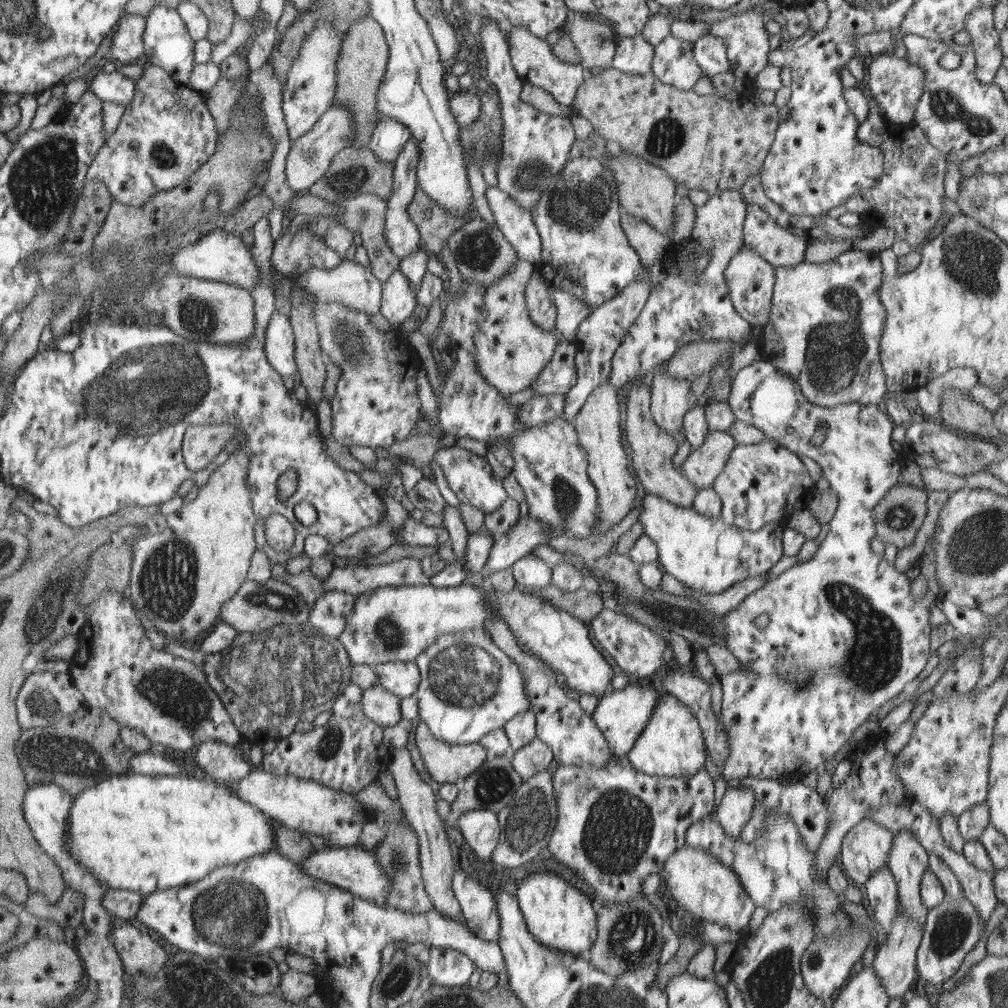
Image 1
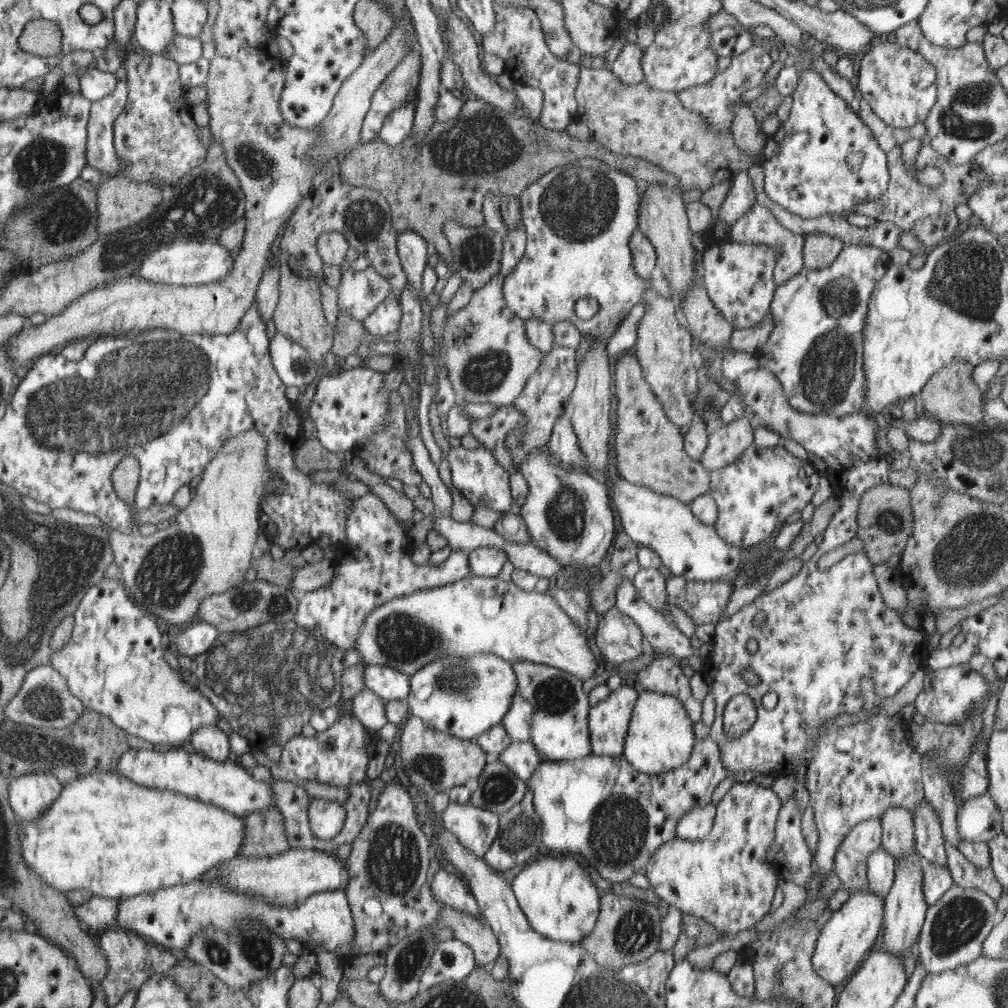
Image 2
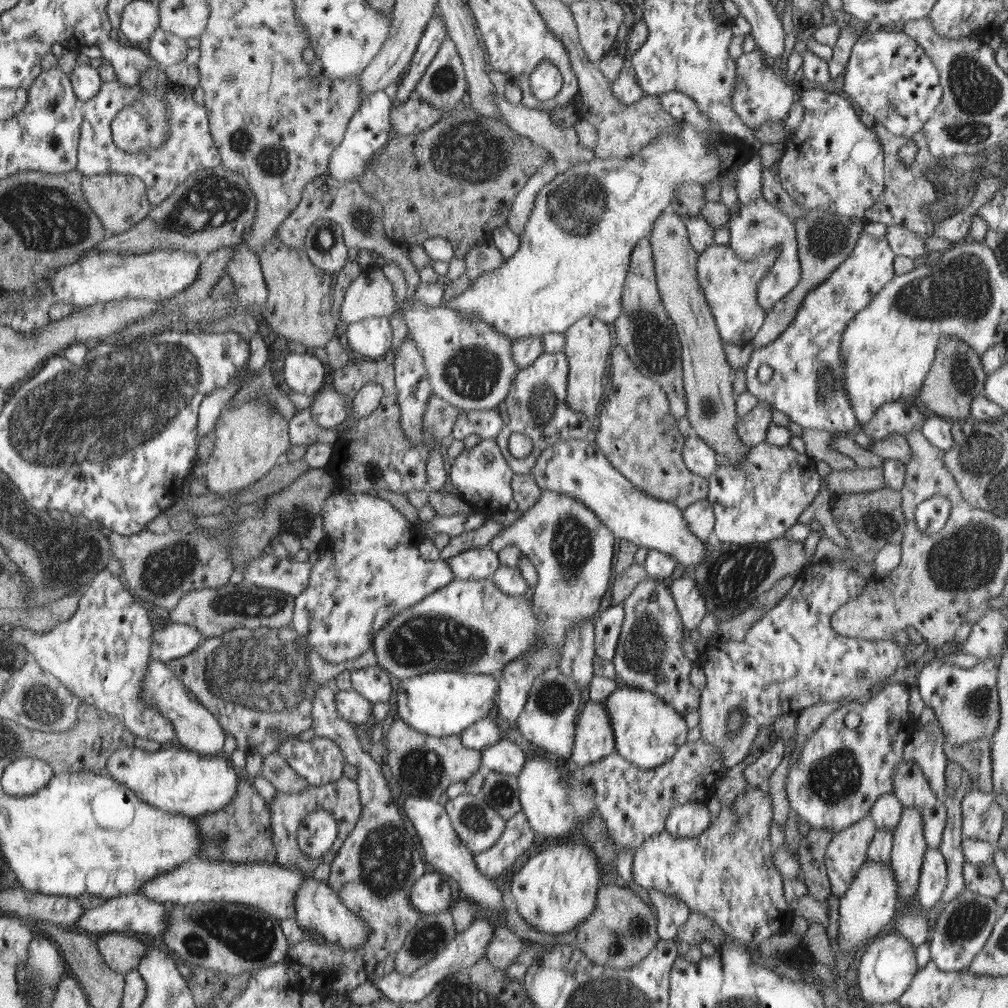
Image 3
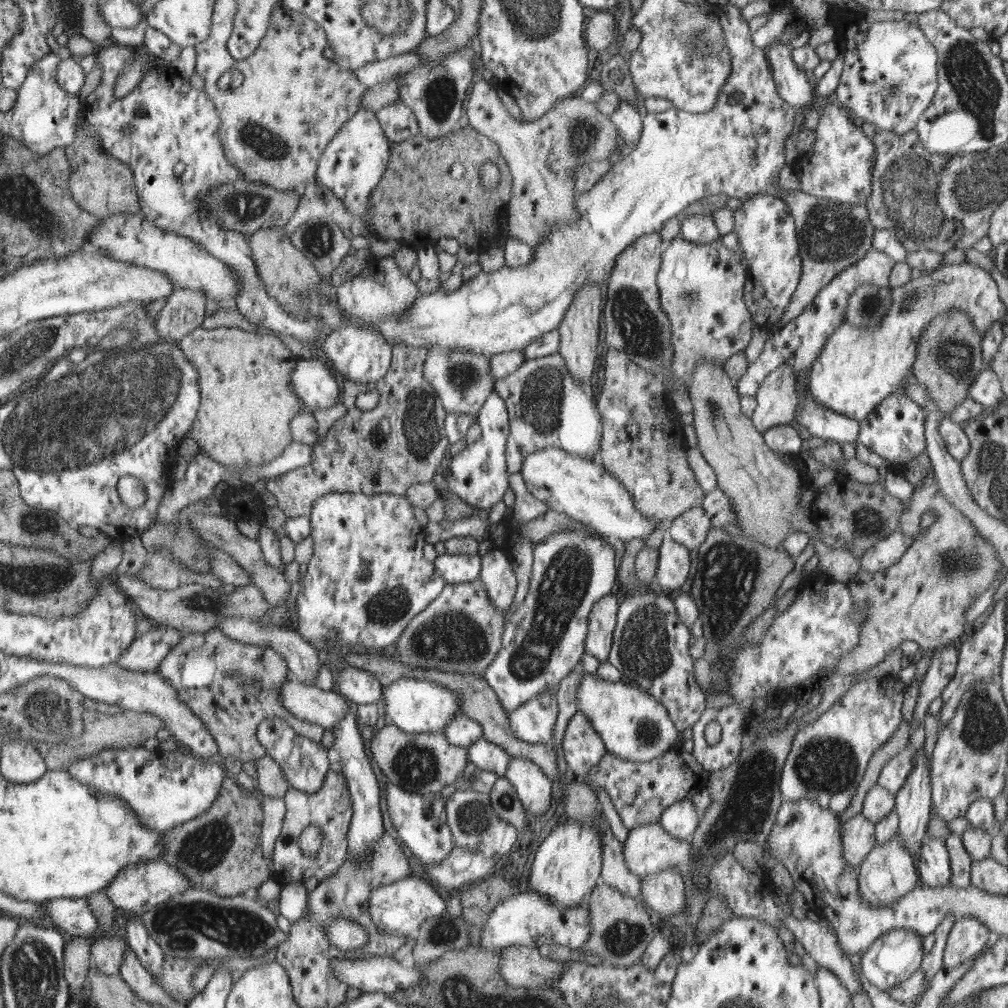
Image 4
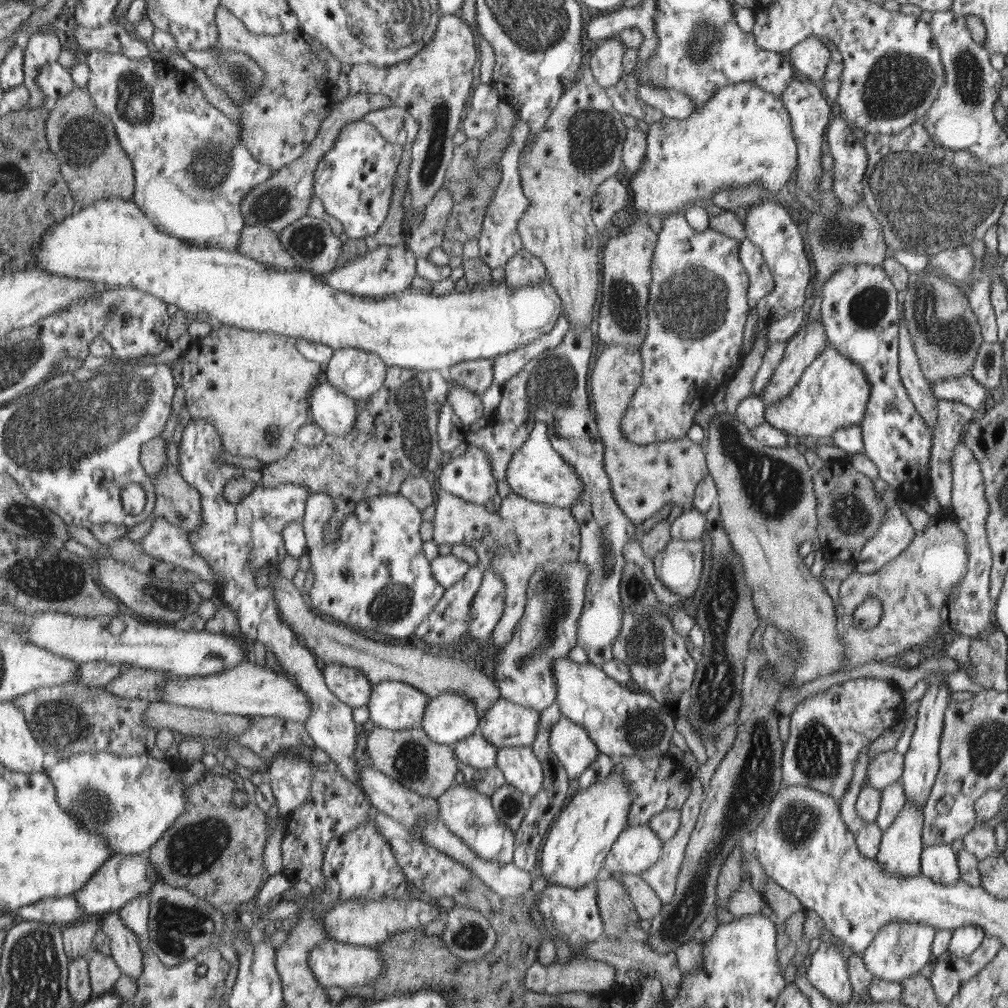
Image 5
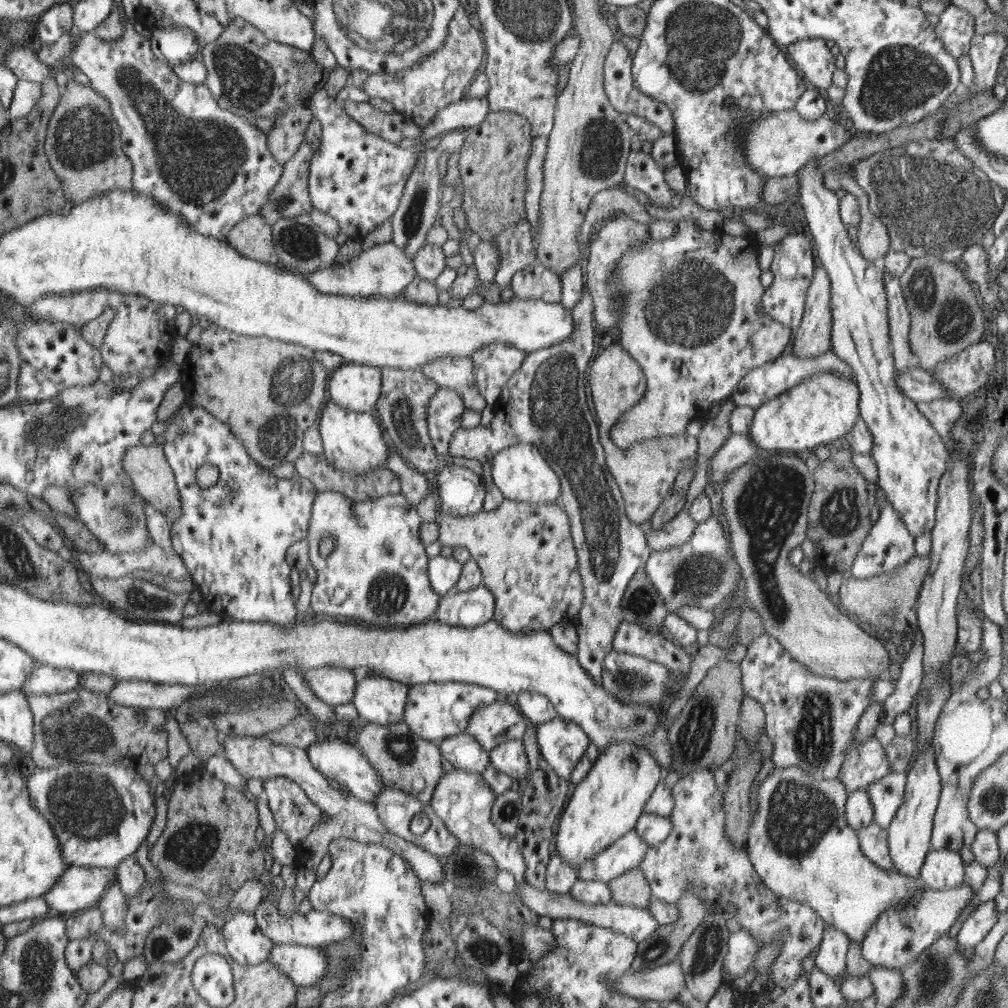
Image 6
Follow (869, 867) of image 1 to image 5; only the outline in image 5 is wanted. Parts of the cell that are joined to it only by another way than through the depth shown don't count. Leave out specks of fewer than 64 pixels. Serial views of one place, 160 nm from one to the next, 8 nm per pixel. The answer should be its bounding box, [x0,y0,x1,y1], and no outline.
[838,746,883,859]

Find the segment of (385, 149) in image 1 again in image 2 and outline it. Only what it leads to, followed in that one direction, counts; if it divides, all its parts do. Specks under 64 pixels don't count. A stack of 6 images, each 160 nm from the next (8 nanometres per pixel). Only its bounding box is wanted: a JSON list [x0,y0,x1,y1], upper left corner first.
[378,102,417,146]

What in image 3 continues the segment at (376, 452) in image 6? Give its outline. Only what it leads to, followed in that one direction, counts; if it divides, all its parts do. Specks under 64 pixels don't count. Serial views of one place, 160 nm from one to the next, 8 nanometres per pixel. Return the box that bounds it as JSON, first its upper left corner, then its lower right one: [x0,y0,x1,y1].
[284,349,328,397]

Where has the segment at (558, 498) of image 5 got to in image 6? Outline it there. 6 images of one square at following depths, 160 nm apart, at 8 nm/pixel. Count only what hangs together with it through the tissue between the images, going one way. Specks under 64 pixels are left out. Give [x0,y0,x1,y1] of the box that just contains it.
[491,443,561,503]

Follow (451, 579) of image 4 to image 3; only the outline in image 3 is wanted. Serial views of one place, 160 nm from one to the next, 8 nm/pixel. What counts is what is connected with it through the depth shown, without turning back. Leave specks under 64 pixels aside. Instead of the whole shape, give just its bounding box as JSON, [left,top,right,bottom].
[446,544,500,580]

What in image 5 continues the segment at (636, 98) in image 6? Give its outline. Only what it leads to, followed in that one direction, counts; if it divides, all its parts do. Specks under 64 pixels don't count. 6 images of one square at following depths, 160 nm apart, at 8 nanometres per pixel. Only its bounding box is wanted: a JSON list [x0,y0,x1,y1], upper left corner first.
[589,37,626,89]

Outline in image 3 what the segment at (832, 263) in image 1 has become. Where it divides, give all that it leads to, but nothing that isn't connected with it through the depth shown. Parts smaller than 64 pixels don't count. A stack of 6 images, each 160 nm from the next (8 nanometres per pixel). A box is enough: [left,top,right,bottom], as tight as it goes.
[746,231,897,434]

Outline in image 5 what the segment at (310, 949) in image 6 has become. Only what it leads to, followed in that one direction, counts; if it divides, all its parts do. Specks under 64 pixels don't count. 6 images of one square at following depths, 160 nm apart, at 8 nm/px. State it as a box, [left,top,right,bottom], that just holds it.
[309,939,383,989]

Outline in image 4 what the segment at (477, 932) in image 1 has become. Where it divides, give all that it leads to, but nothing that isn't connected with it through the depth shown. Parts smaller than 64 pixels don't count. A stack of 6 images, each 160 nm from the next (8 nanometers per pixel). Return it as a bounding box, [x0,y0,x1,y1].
[367,876,446,936]

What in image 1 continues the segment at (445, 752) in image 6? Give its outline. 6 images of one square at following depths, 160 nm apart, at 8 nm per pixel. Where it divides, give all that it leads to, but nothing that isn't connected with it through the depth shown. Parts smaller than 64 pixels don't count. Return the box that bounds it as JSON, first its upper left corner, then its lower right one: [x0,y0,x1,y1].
[511,737,555,778]

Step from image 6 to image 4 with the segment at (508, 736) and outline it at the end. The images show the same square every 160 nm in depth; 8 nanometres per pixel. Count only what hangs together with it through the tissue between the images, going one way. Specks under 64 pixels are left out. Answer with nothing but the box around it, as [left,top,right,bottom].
[508,689,558,745]

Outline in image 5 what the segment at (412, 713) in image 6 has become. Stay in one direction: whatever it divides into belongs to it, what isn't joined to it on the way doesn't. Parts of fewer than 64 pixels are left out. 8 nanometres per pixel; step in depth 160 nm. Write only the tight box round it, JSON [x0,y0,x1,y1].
[421,692,479,746]

